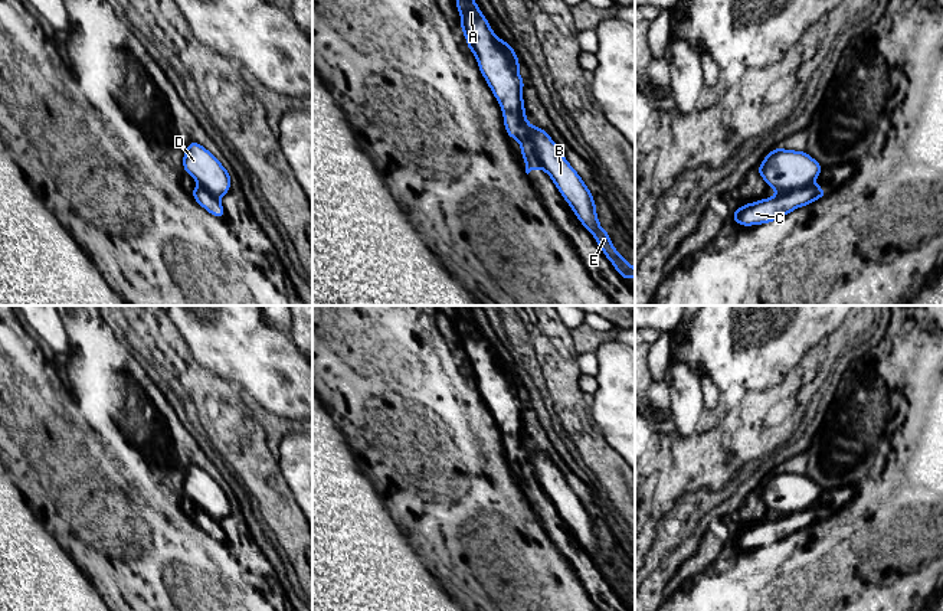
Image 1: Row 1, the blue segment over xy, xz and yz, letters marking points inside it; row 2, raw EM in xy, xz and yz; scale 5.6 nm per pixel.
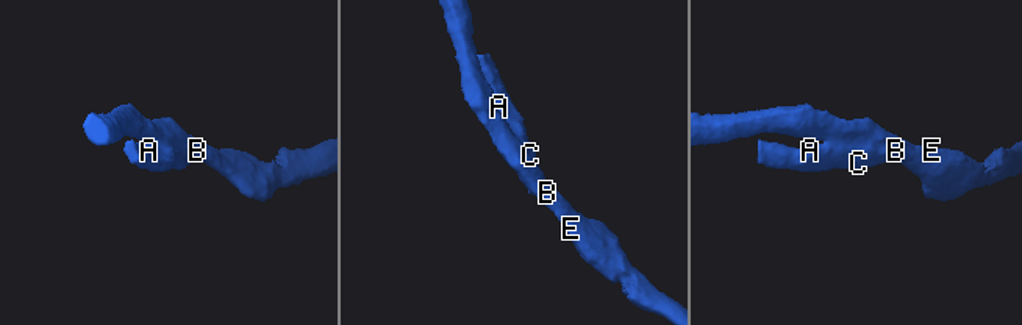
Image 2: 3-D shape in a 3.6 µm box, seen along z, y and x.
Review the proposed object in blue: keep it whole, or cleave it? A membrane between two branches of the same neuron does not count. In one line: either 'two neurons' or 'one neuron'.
two neurons

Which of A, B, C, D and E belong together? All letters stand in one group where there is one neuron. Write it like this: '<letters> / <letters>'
A C / B D E

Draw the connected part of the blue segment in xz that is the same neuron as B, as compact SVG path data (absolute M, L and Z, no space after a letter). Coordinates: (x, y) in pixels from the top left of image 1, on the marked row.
M530 124L528 130L534 151L546 173L551 177L582 225L595 236L599 248L613 264L615 269L629 282L632 277L635 278L635 268L615 249L609 232L602 229L593 195L550 135L543 128Z

